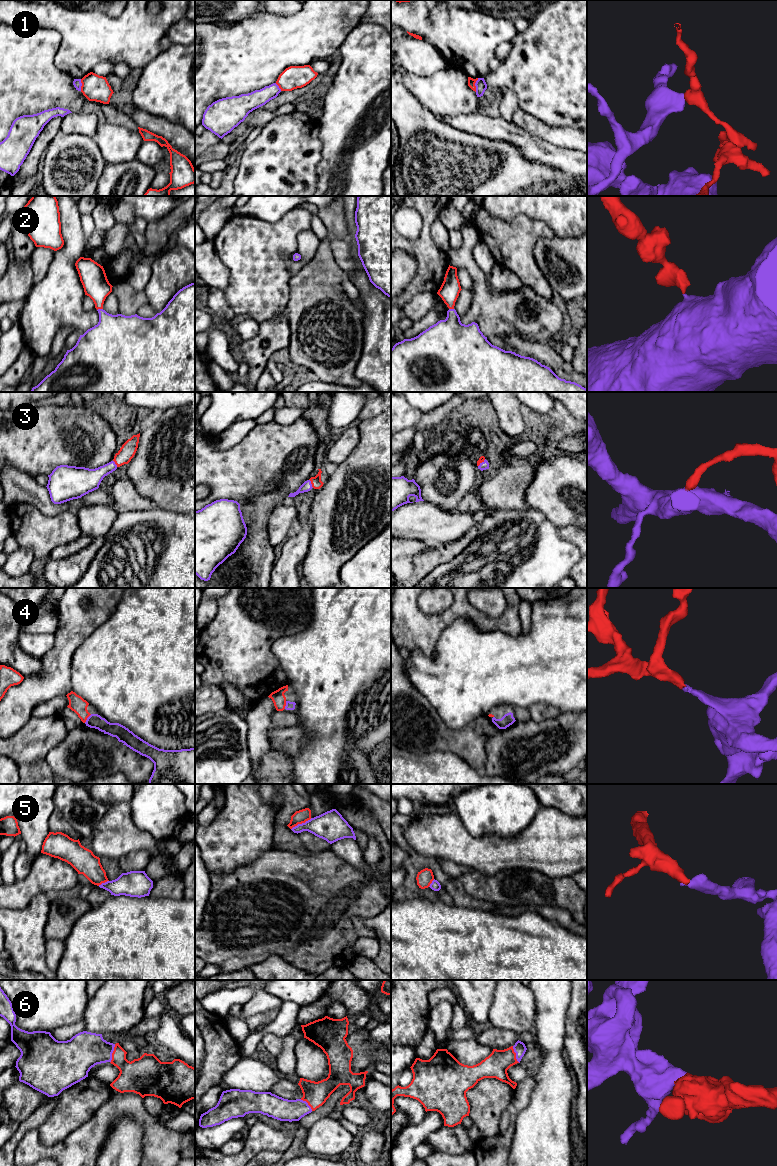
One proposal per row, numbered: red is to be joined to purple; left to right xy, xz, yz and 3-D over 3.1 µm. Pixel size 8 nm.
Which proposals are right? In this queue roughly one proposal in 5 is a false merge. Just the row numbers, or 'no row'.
2, 3, 4, 6

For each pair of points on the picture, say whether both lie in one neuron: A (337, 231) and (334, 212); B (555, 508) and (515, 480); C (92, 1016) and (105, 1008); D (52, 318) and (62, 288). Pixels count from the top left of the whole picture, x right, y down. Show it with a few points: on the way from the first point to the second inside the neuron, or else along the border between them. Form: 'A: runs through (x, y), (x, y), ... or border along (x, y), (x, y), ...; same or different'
A: runs through (337, 226), (334, 217); same
B: border along (535, 466), (535, 475), (525, 492), (528, 506); different
C: runs through (95, 1016), (102, 1011); same
D: runs through (52, 311), (52, 305), (59, 295); same

